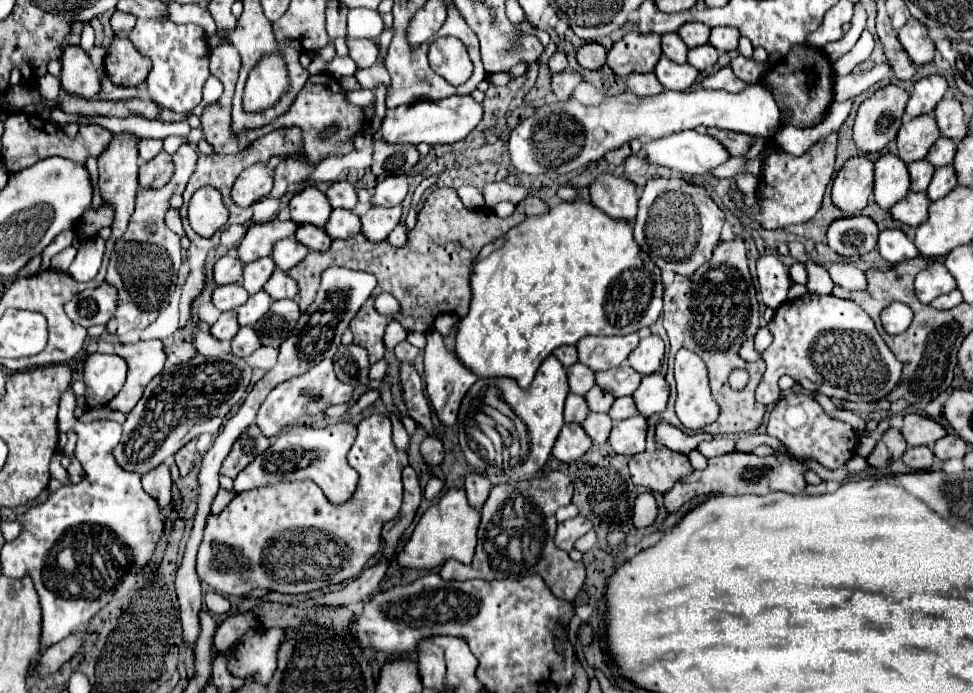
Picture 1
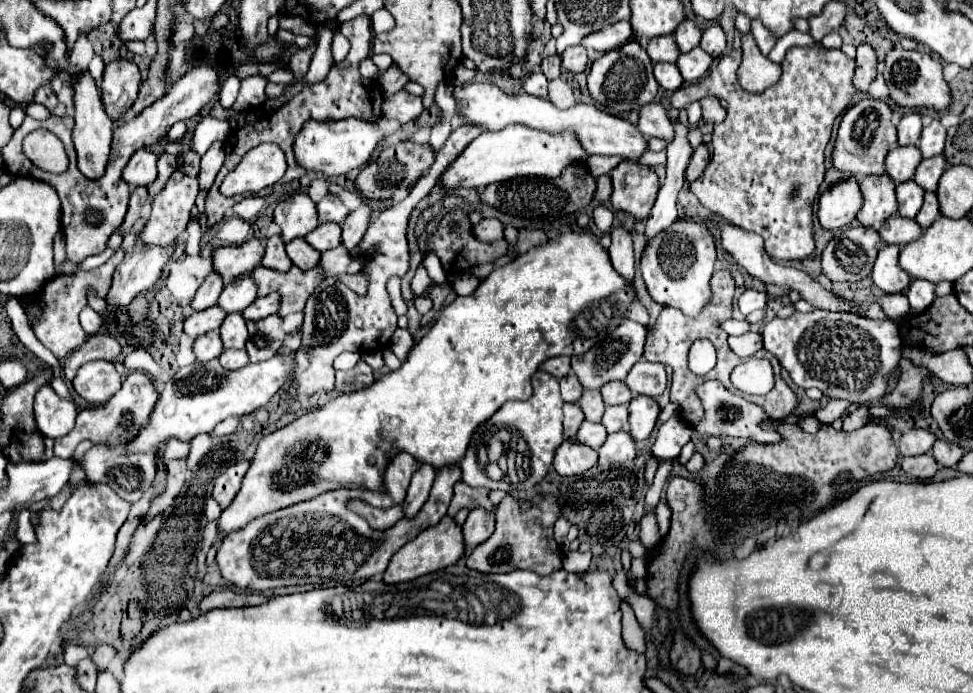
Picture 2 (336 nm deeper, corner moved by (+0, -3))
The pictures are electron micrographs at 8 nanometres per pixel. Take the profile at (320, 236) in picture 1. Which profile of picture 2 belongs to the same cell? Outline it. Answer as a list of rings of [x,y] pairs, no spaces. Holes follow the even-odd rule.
[[[297,238],[297,240],[291,240],[287,246],[287,254],[291,258],[291,262],[295,266],[299,266],[301,270],[309,270],[309,268],[315,268],[317,266],[317,260],[319,260],[319,252],[309,246],[303,238]]]

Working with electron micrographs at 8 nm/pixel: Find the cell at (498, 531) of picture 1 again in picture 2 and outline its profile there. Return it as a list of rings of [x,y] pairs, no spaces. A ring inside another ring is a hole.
[[[505,496],[497,508],[497,528],[493,532],[493,536],[485,542],[485,544],[479,544],[469,556],[467,556],[467,566],[473,568],[473,570],[479,570],[479,572],[487,572],[487,574],[495,574],[495,572],[513,572],[515,568],[519,570],[531,570],[539,576],[547,576],[555,570],[561,570],[561,548],[557,546],[557,542],[553,540],[553,524],[555,520],[559,518],[559,504],[553,496],[533,496],[529,498],[531,502],[531,510],[527,512],[521,512],[519,510],[519,502],[517,498],[513,496]]]

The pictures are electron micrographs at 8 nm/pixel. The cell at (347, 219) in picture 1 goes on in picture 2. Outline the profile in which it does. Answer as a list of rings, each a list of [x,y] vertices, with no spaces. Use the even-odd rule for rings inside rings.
[[[333,222],[319,224],[313,232],[305,236],[305,240],[319,252],[325,252],[329,248],[337,248],[341,244],[341,226]]]

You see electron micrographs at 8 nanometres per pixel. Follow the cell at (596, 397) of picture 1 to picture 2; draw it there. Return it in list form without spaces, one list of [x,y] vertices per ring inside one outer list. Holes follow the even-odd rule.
[[[585,390],[583,396],[577,402],[585,414],[585,420],[589,422],[601,422],[603,412],[605,412],[605,402],[599,394],[599,390]]]

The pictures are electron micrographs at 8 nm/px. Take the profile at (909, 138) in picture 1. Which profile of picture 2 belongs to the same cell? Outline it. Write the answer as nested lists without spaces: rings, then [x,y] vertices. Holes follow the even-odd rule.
[[[895,146],[885,160],[885,172],[891,176],[895,184],[907,182],[913,178],[917,164],[921,162],[921,152],[917,152],[917,146]]]

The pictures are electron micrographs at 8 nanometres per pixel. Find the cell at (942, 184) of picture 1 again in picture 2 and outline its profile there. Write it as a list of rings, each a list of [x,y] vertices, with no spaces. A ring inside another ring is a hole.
[[[925,192],[925,202],[921,206],[921,210],[917,212],[915,220],[921,228],[929,228],[929,224],[935,222],[935,218],[939,216],[939,202],[937,196],[933,192]]]

